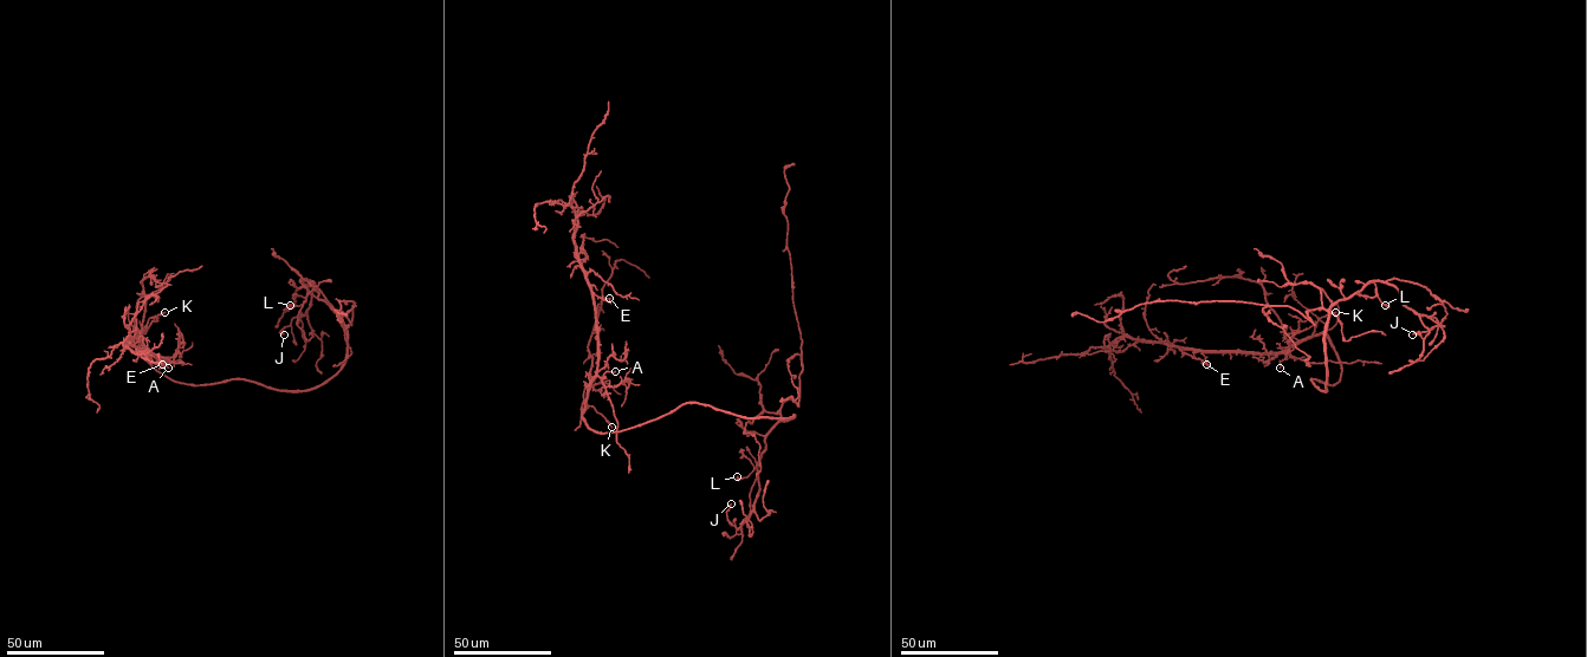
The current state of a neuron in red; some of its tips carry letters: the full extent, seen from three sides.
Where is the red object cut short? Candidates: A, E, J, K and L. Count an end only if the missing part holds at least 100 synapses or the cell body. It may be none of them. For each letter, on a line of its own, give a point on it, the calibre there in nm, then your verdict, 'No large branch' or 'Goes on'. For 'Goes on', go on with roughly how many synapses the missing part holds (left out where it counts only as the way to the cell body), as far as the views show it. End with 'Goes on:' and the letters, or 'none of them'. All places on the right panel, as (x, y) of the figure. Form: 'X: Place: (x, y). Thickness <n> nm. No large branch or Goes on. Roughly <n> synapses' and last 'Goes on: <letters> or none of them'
A: Place: (1280, 368). Thickness 120 nm. No large branch
E: Place: (1206, 364). Thickness 120 nm. No large branch
J: Place: (1412, 334). Thickness 170 nm. No large branch
K: Place: (1335, 312). Thickness 160 nm. No large branch
L: Place: (1385, 305). Thickness 200 nm. No large branch
Goes on: none of them

